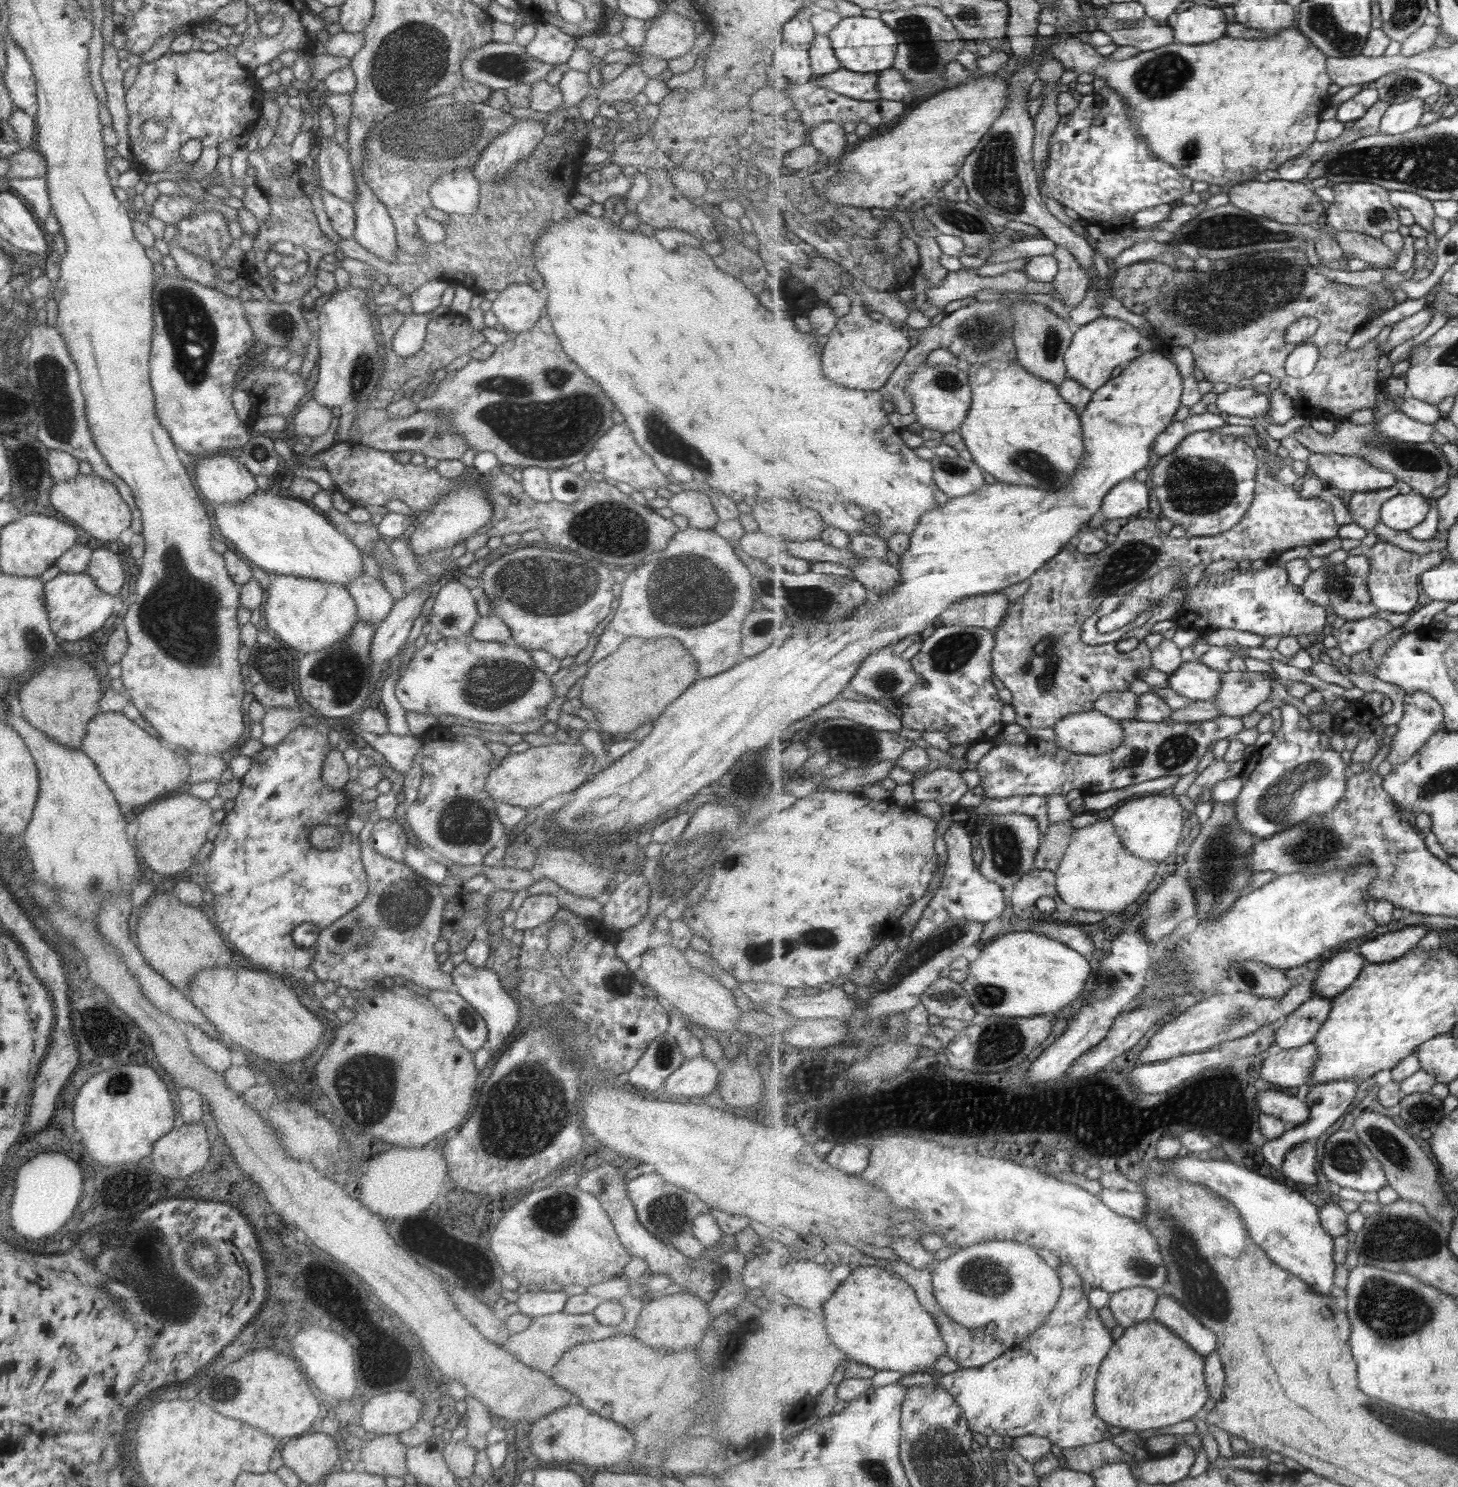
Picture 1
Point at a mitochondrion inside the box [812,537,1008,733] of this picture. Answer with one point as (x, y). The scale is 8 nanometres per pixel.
(954, 650)

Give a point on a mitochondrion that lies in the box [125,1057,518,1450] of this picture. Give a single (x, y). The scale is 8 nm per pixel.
(223, 1386)

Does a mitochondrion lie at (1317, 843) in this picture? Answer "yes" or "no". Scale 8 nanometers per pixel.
yes

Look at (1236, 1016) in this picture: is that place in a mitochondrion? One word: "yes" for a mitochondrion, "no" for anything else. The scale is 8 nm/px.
yes

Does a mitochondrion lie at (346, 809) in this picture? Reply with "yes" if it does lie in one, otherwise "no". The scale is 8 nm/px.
no

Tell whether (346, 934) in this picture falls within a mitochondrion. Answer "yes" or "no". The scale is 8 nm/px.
yes

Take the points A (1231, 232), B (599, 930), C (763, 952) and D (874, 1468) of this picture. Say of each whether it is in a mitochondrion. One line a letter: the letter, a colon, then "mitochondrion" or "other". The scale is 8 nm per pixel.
A: mitochondrion
B: other
C: mitochondrion
D: mitochondrion

